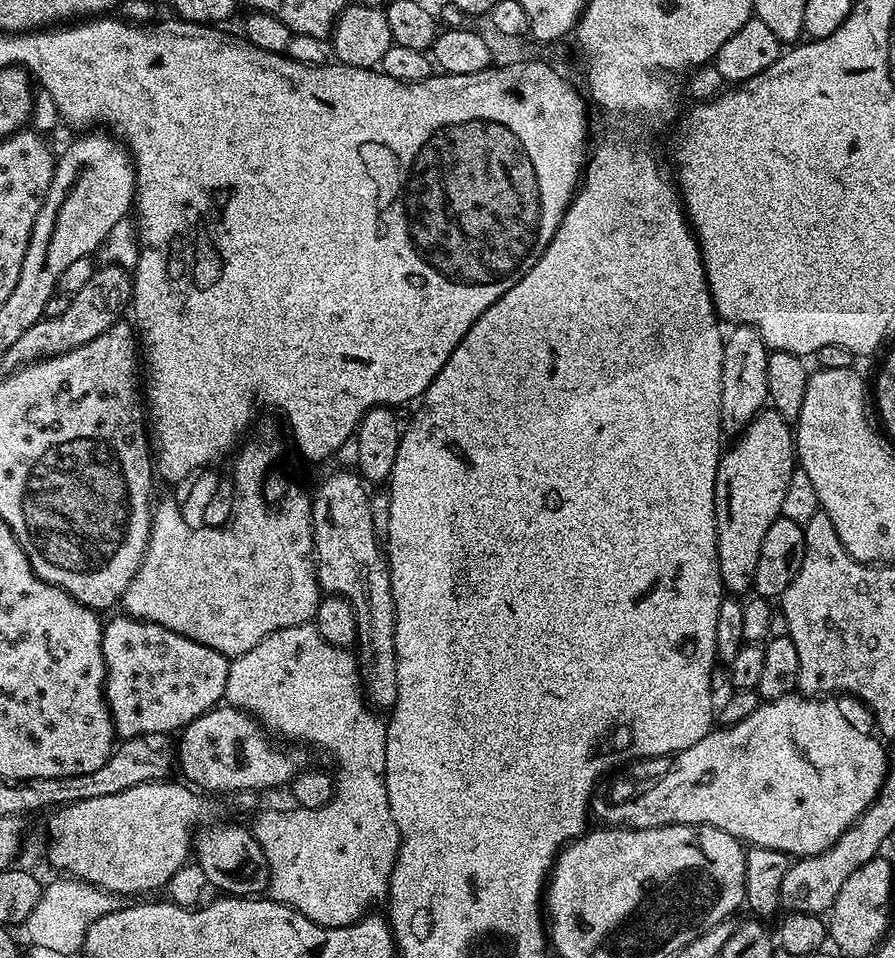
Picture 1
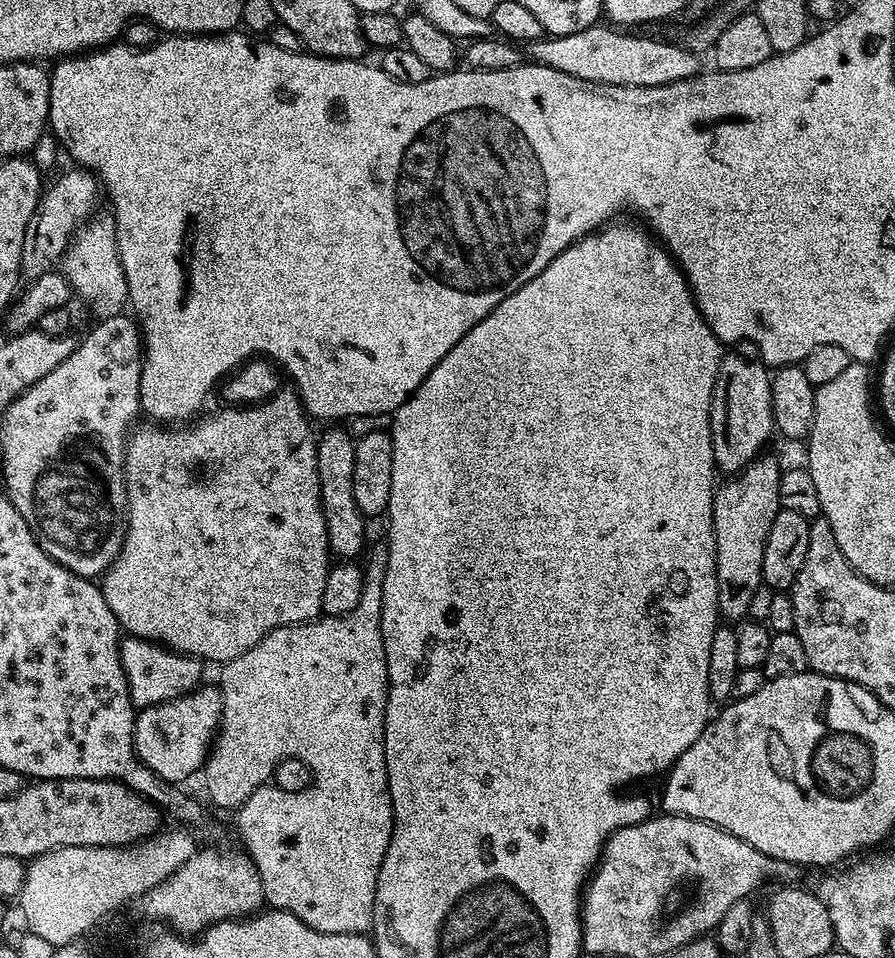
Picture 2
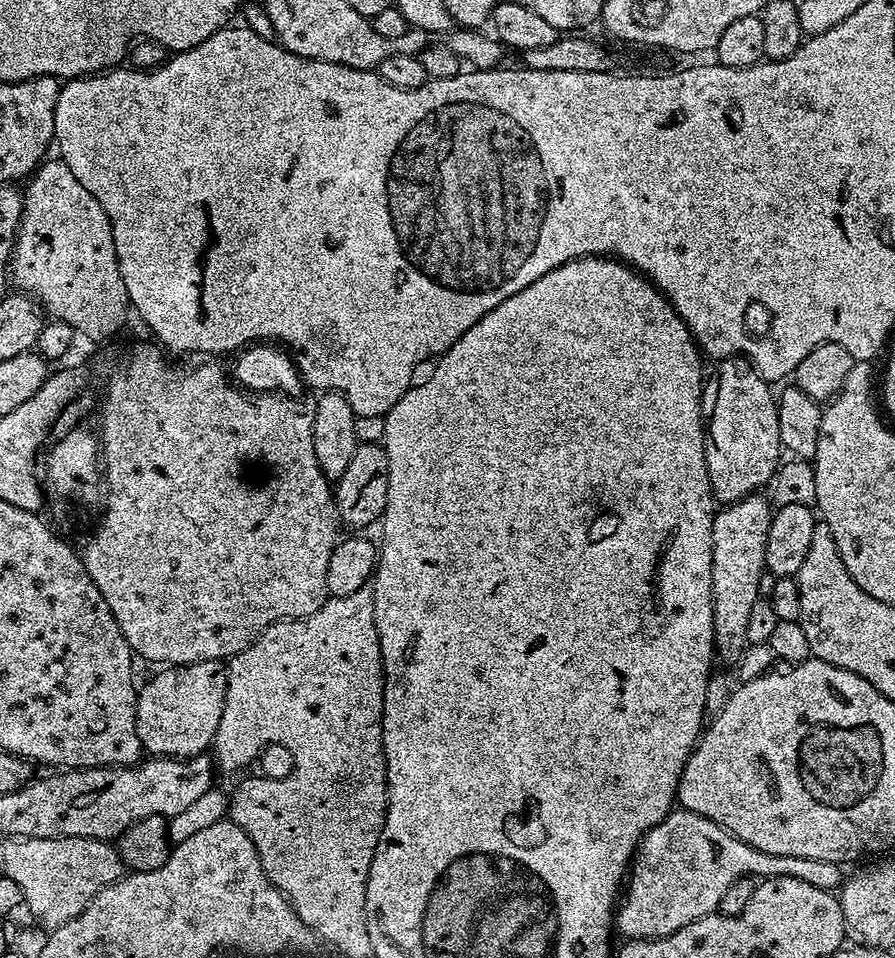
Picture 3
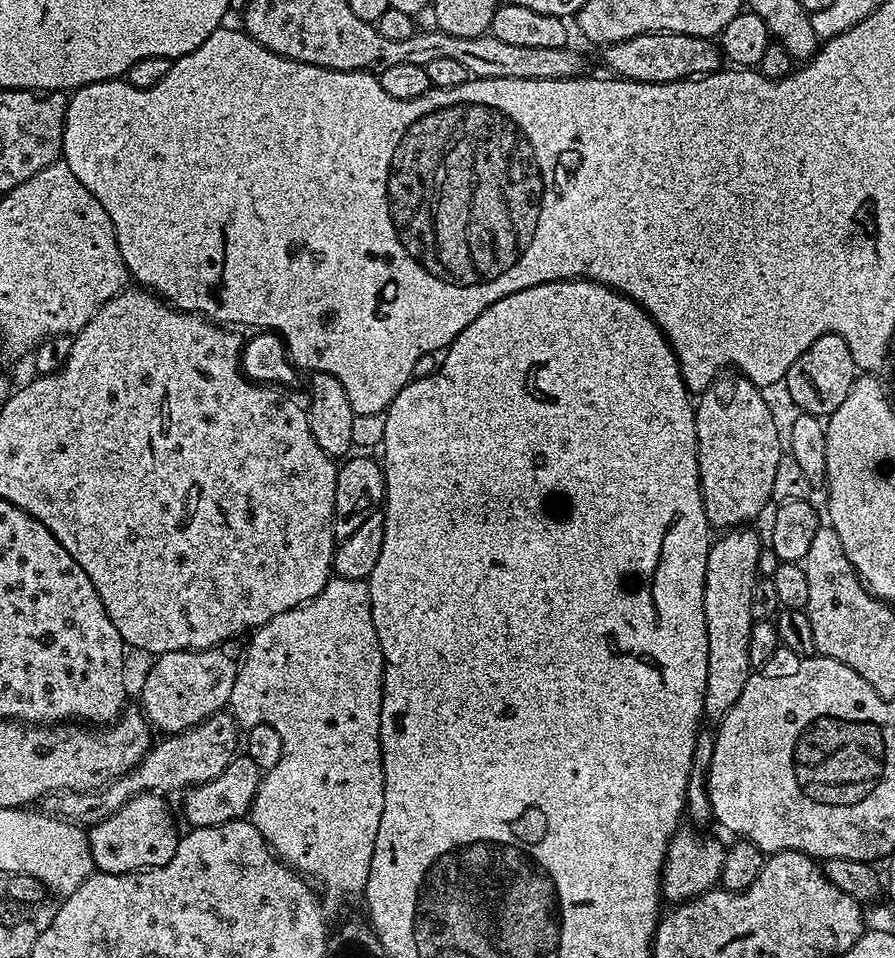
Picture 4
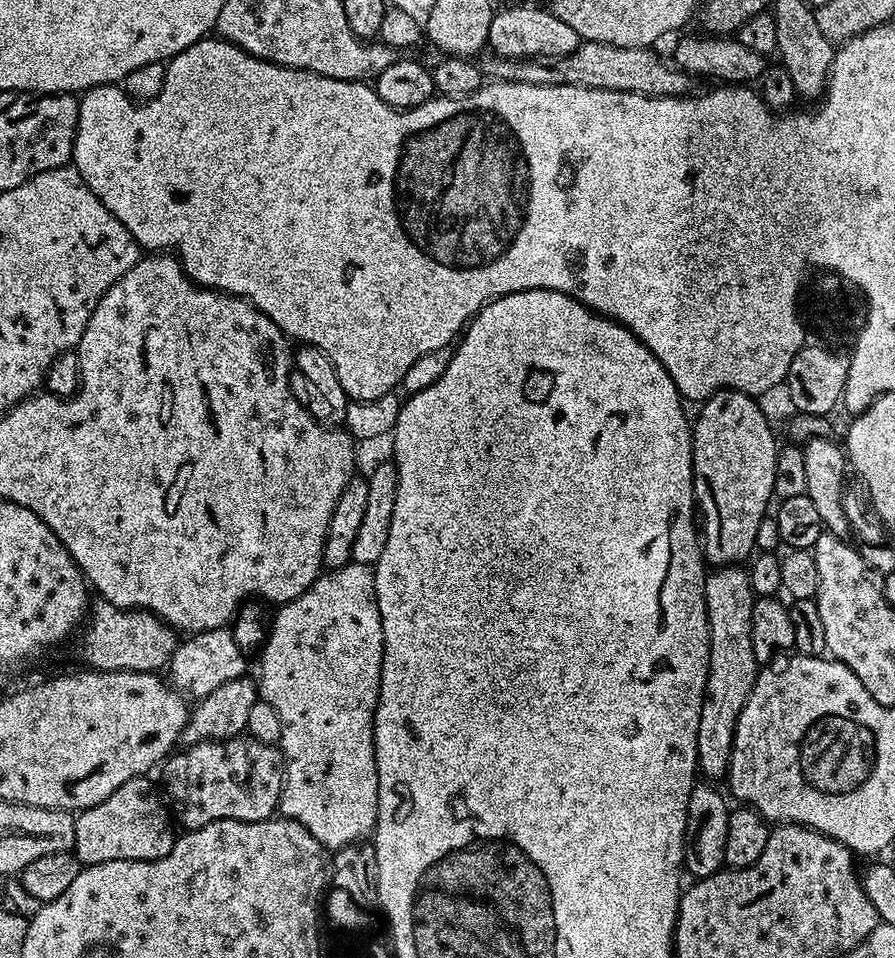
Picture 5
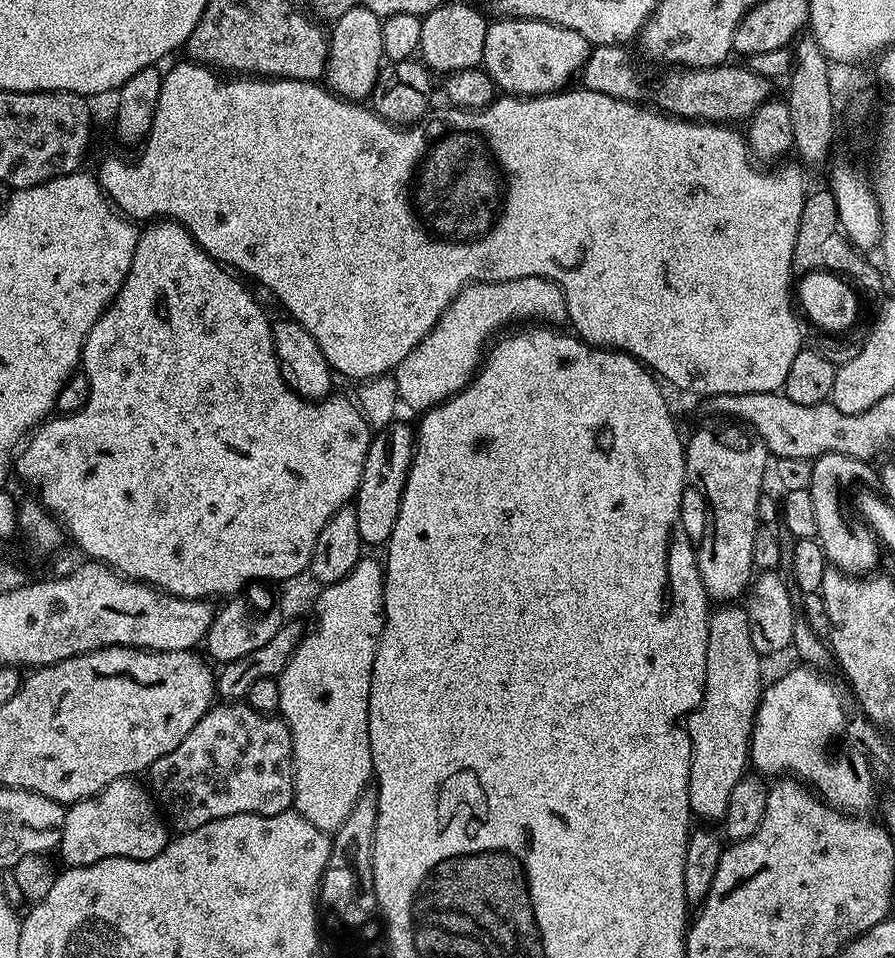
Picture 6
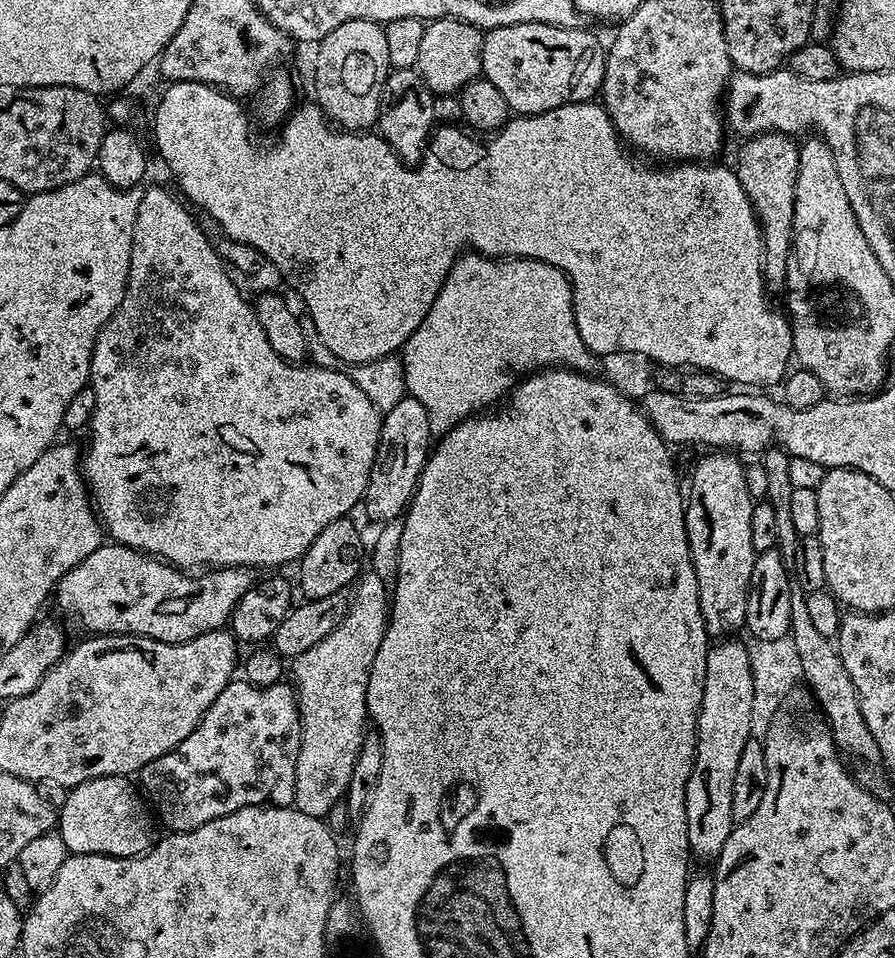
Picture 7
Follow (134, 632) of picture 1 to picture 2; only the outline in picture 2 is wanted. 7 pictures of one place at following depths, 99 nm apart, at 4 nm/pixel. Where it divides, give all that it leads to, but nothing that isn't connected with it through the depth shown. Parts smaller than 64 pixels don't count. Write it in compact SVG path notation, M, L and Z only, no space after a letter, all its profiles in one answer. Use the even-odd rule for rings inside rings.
M125 635L120 642L120 661L133 705L137 709L155 708L156 705L184 696L201 683L201 661L194 656L173 652L154 640L143 640L137 636Z

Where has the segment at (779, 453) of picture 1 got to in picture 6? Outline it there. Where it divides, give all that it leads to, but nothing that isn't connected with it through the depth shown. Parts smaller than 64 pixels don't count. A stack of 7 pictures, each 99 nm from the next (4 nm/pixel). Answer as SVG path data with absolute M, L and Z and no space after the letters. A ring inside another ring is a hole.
M747 607L717 608L720 609L717 612L715 609L708 617L704 701L688 717L686 727L692 740L688 793L693 817L720 822L730 802L730 790L738 786L750 764L752 724L756 721L766 679L760 669L762 657L754 646L754 638L750 638Z

